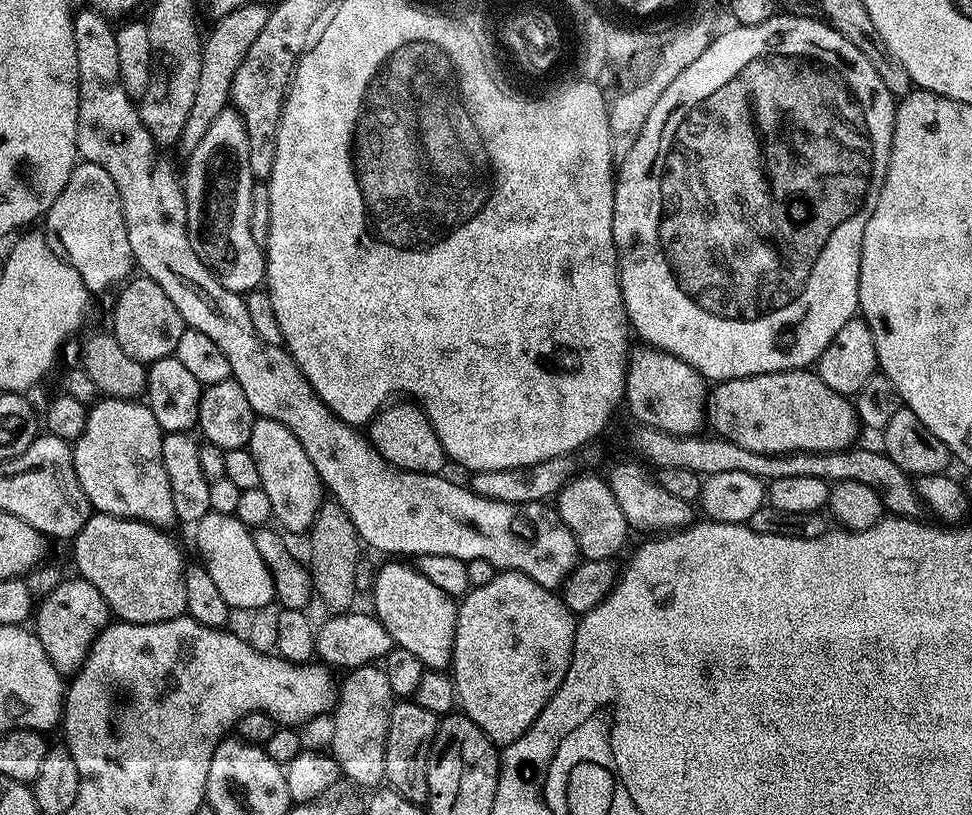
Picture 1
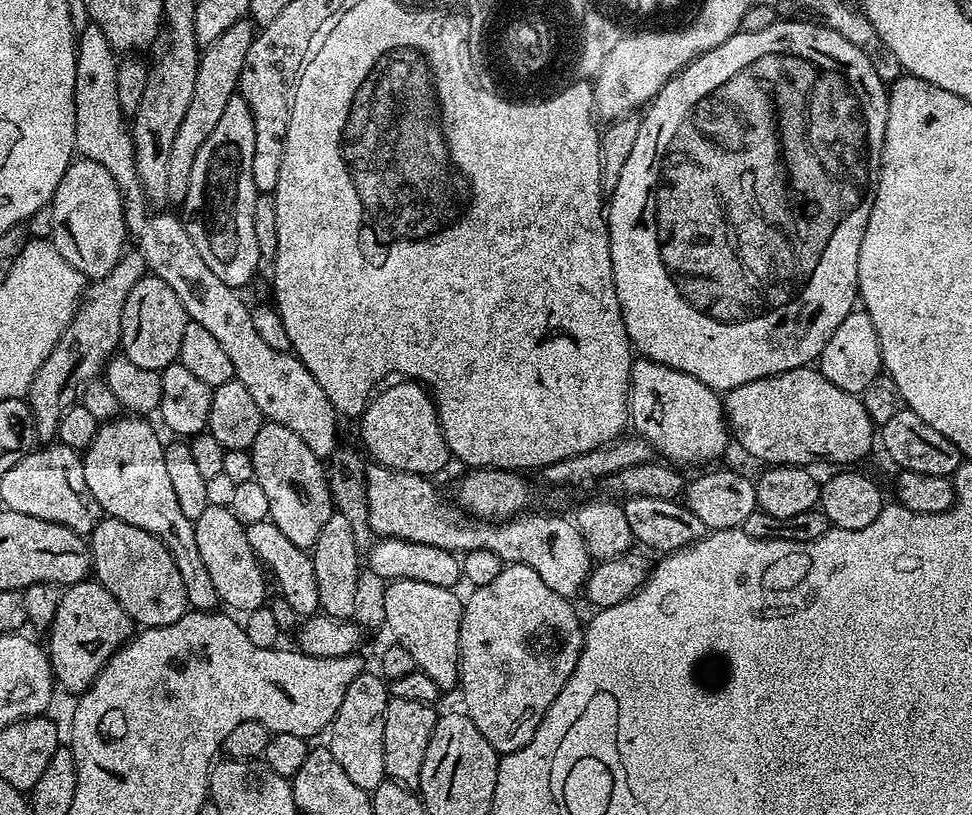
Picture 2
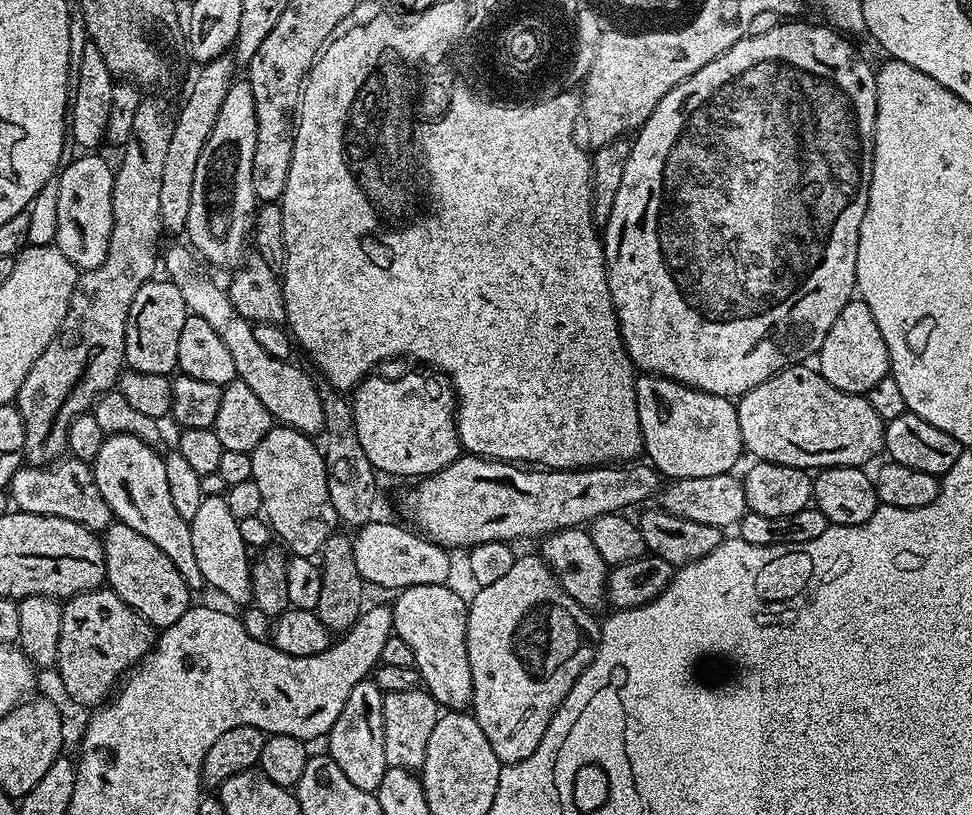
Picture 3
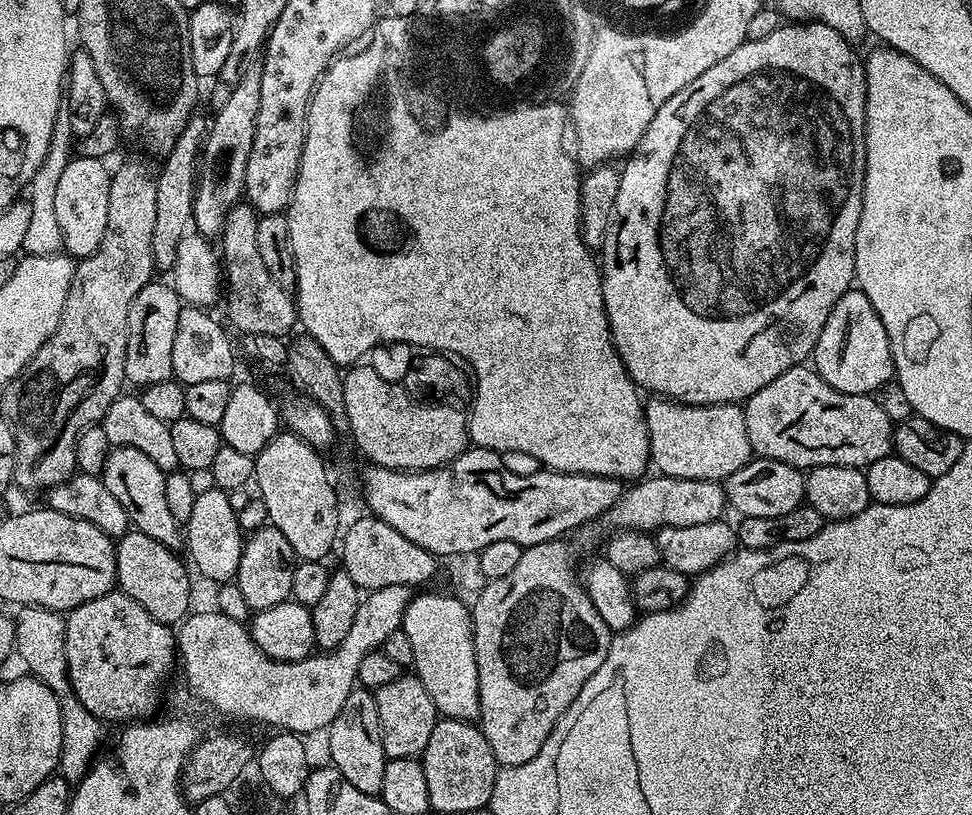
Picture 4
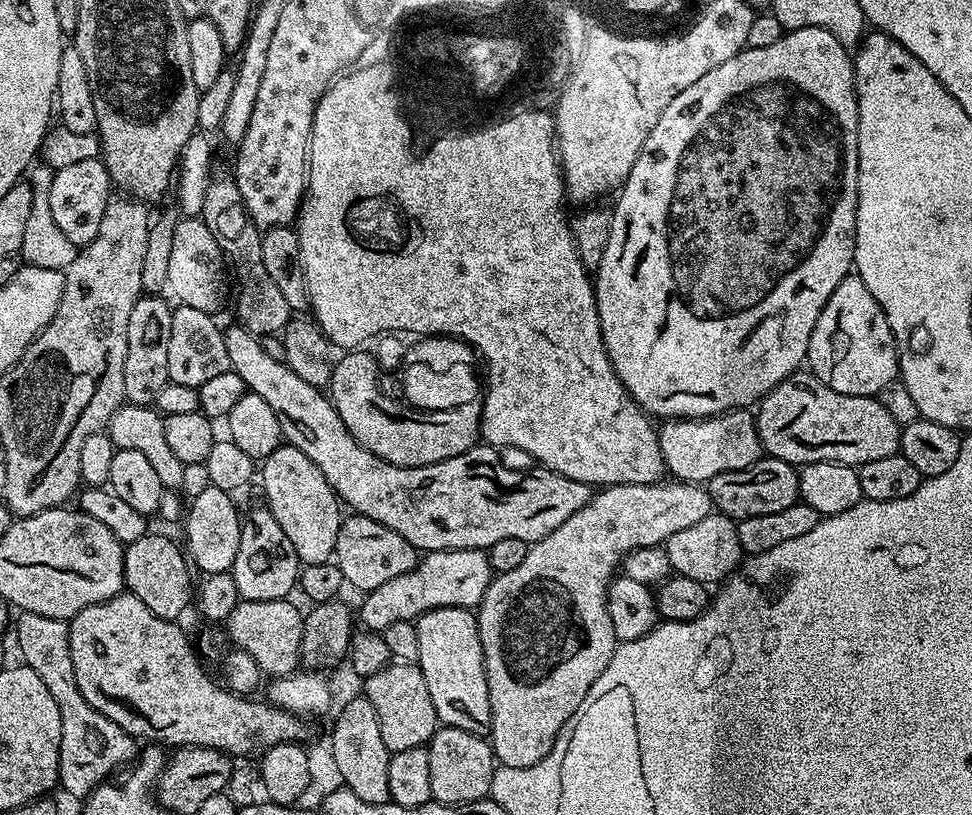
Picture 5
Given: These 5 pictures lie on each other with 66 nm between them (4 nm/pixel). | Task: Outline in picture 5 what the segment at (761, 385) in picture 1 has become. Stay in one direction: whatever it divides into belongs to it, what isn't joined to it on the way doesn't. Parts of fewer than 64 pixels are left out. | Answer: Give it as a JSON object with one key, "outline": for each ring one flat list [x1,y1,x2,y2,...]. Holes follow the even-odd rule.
{"outline":[[797,370,788,375,781,384,774,386,764,395,755,409,756,429,761,449,773,460,785,460,793,466,803,466,814,462,838,462,859,466,875,462,878,458,890,458,900,450,901,425,890,418,886,406,880,404,876,396,851,396,830,390,811,371]]}

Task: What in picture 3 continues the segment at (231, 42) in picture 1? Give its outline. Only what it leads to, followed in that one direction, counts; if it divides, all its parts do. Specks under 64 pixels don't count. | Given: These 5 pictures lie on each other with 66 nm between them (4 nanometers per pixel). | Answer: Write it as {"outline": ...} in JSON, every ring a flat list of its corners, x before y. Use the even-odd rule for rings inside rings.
{"outline":[[228,54,199,65,200,73,193,78,184,105,175,113,174,130,170,134,170,142,166,149,166,159,162,166,162,187,158,197,162,205,160,226,165,233,183,233,188,227,190,197,194,194,194,169,198,166,202,146,206,146,206,138,210,138,210,130,214,130,218,109,222,107,222,101,226,98,226,90,230,90,234,82,232,68,234,69,234,60]]}

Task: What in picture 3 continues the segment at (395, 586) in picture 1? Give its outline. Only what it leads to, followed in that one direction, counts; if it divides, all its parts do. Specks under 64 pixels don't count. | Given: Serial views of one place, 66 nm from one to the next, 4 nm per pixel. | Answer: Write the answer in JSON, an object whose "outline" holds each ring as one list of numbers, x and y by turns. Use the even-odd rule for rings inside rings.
{"outline":[[448,584,434,586,410,586,395,593,396,601,391,601,392,631,414,650,414,667,420,673,420,684,436,699,444,710,464,710,472,703,474,682,470,674,470,658,466,654,466,622,468,604]]}

